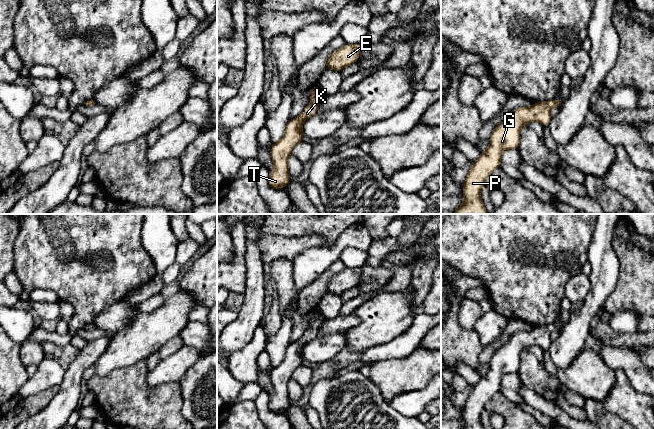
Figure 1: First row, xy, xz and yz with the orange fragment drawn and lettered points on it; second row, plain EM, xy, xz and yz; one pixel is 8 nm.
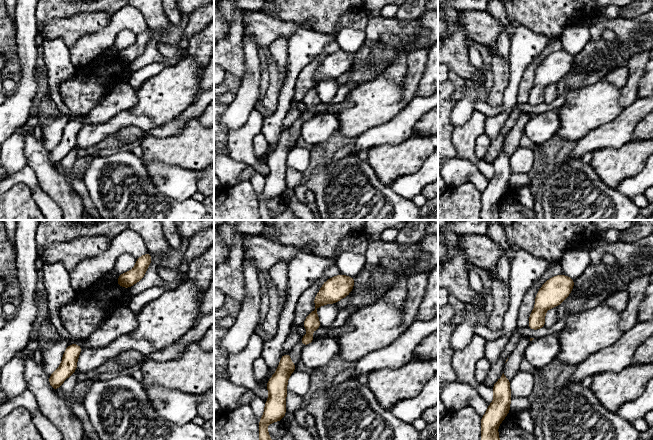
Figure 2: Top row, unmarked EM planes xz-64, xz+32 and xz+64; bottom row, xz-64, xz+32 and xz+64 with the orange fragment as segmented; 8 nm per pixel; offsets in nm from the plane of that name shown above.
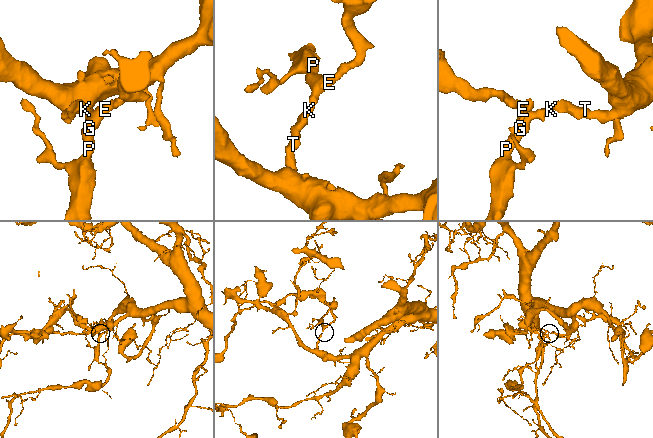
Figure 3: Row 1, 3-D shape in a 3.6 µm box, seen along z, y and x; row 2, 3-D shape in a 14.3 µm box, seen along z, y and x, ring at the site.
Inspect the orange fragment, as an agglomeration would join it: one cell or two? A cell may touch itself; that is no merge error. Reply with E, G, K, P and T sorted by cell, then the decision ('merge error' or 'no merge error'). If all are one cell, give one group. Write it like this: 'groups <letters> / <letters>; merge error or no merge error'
groups E G K P T; no merge error

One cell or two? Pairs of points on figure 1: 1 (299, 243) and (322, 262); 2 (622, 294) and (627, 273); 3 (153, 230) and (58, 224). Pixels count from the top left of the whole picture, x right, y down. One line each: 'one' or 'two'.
1: two
2: one
3: two

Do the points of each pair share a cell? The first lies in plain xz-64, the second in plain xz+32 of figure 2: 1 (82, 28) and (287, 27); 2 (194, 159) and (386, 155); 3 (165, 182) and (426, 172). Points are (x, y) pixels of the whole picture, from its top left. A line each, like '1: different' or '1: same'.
1: same
2: same
3: same

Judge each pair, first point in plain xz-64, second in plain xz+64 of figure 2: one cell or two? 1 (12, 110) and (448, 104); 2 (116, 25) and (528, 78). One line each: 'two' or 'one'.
1: two
2: two

